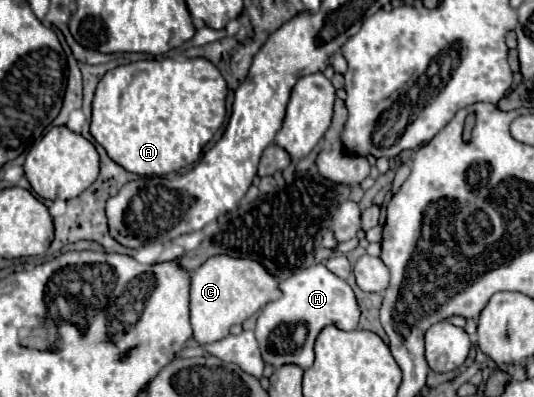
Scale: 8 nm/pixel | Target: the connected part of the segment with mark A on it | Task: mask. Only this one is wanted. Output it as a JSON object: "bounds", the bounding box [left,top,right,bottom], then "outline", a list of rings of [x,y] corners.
{"bounds":[90,57,228,177],"outline":[[[202,57],[186,61],[146,59],[138,63],[120,65],[108,71],[96,87],[90,133],[106,149],[108,157],[120,163],[124,169],[140,177],[168,175],[200,159],[202,149],[226,119],[226,95],[228,85],[222,73],[208,59]]]}

